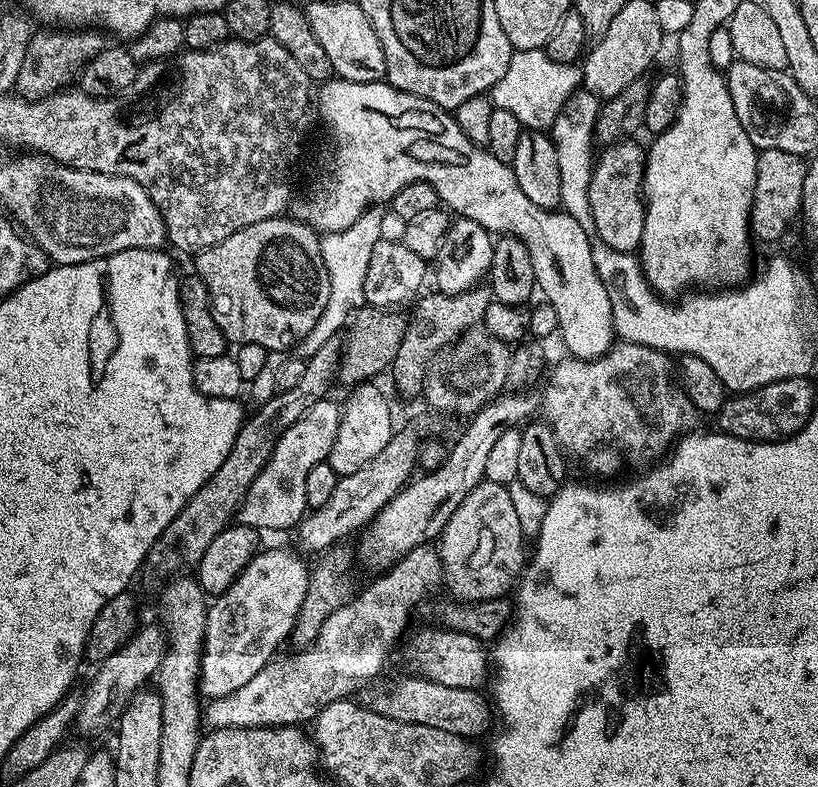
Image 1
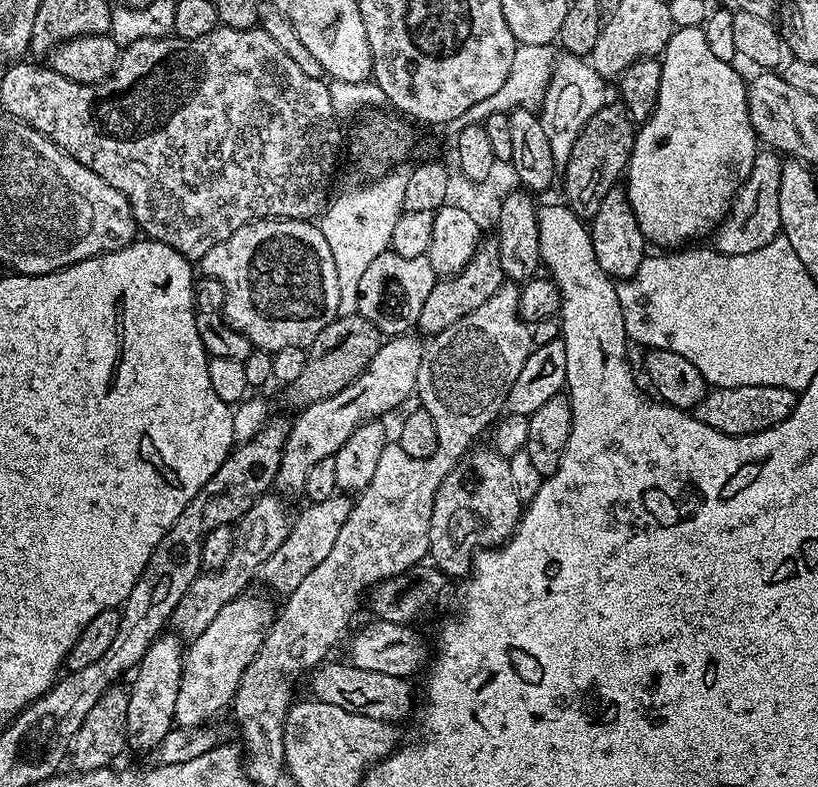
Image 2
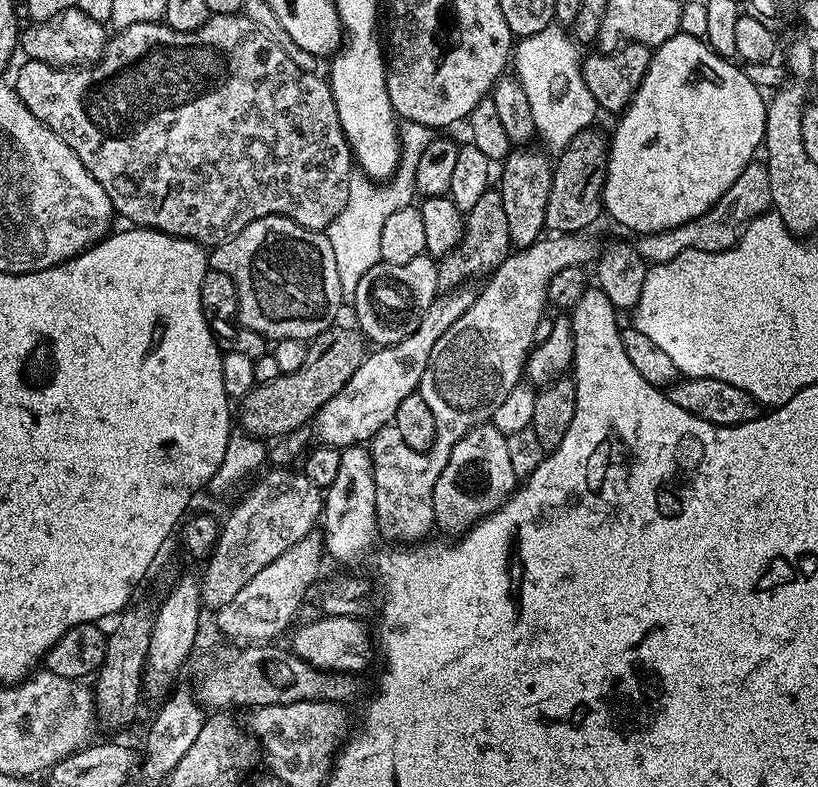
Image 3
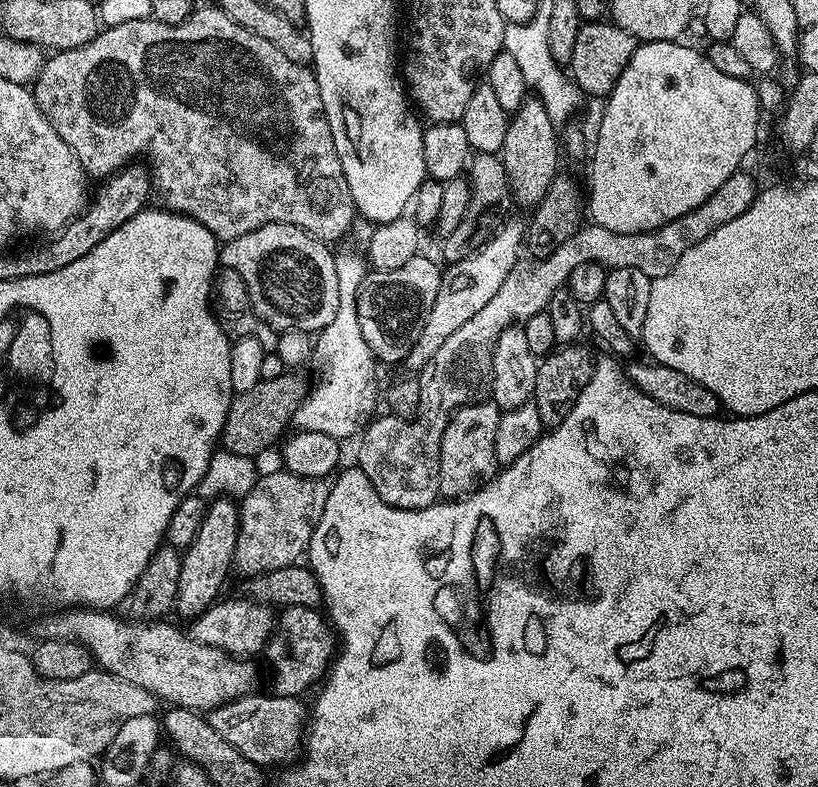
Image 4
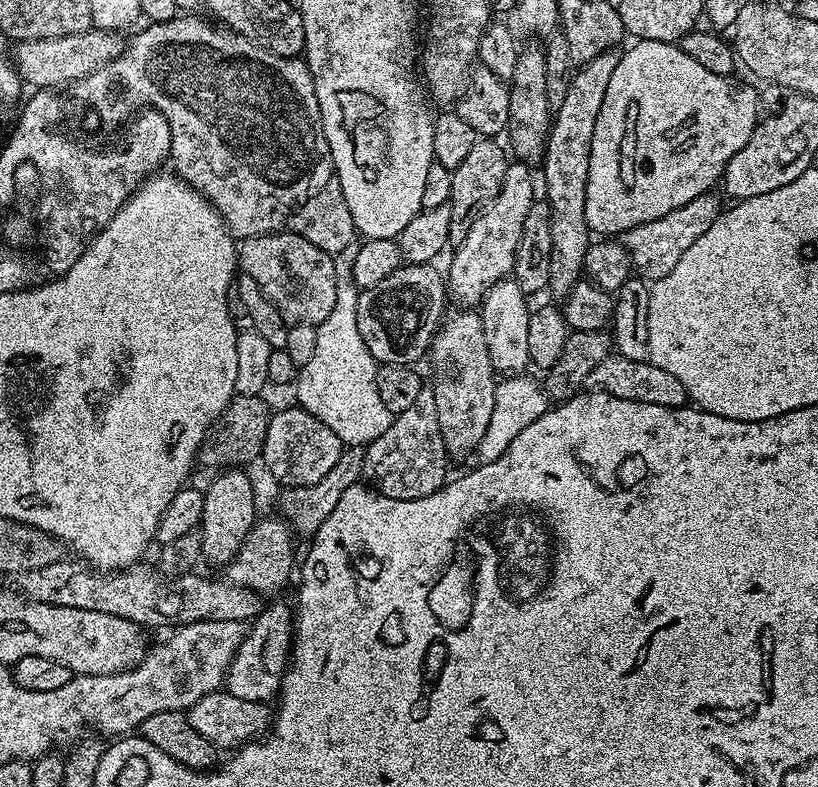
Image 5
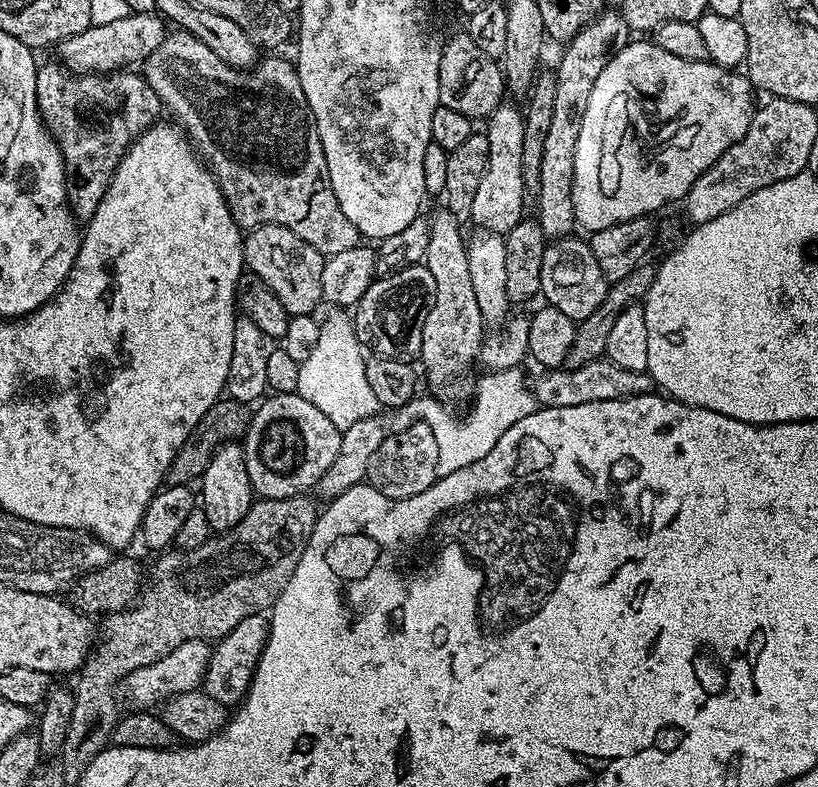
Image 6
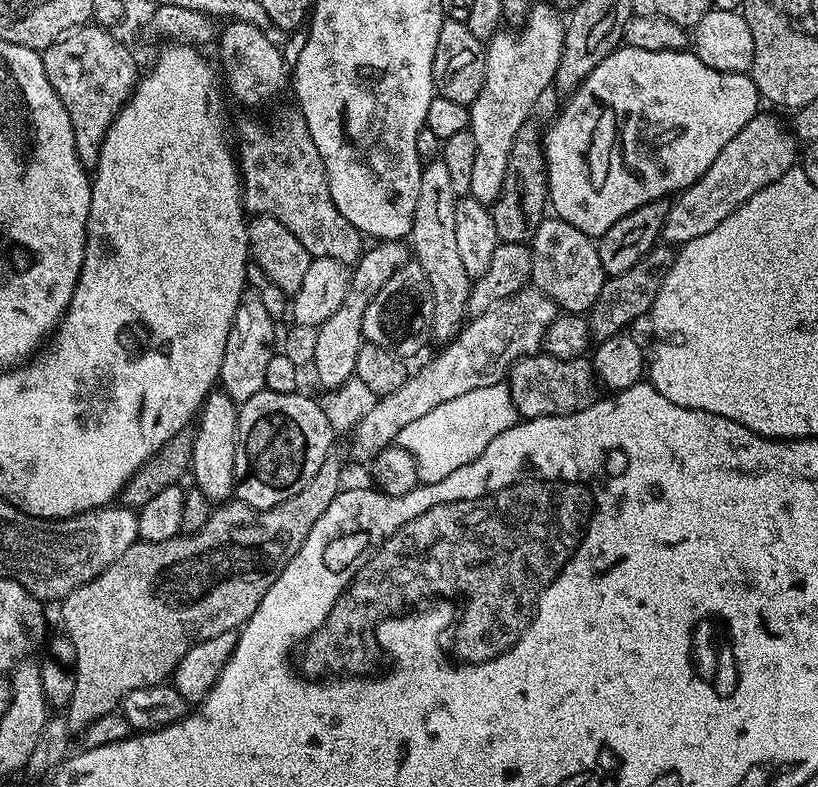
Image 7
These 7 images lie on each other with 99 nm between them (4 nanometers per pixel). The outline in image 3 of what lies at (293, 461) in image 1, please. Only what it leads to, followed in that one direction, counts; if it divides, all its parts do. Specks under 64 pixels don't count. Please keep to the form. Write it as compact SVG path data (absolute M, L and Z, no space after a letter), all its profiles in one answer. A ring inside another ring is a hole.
M457 286L443 294L437 295L436 300L422 314L422 322L418 322L418 330L397 344L377 347L376 352L369 351L358 370L338 390L330 402L326 402L318 409L310 428L315 439L320 444L328 444L331 448L343 449L345 446L360 446L371 436L376 436L384 427L391 425L398 414L398 406L403 399L410 398L410 394L419 389L422 374L426 370L426 362L430 358L430 350L434 350L434 342L470 310L476 301L477 289L472 286Z

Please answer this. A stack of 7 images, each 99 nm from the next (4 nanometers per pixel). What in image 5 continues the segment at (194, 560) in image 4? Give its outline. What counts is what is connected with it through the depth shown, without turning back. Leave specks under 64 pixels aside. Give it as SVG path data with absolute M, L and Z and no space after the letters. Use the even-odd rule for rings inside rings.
M229 467L216 474L213 485L203 492L202 518L198 531L202 538L203 559L212 564L228 565L238 554L242 542L246 542L246 534L250 534L258 519L256 488L244 472L247 471L243 467Z

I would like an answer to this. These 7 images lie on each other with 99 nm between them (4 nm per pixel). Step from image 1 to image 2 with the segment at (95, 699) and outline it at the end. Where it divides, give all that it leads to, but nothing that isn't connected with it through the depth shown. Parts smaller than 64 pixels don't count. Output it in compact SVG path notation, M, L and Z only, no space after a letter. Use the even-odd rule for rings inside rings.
M265 494L235 525L234 531L234 550L230 552L230 558L215 570L201 571L199 576L190 582L190 587L186 589L186 594L182 594L178 606L174 606L174 614L170 621L170 628L175 635L179 636L181 641L190 642L214 622L214 618L234 598L245 595L248 583L252 579L257 579L258 573L263 569L264 563L267 562L286 542L286 534L290 527L290 515L285 501L276 494Z

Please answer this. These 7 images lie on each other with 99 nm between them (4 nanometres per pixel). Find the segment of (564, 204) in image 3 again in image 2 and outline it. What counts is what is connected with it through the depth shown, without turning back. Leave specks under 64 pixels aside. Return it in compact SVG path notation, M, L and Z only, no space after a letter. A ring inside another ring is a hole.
M605 102L602 110L582 126L574 150L570 152L567 164L562 168L562 184L564 180L564 196L569 208L581 218L590 218L602 206L602 198L617 187L625 175L628 159L632 157L636 141L637 125L632 115L625 110L623 103Z

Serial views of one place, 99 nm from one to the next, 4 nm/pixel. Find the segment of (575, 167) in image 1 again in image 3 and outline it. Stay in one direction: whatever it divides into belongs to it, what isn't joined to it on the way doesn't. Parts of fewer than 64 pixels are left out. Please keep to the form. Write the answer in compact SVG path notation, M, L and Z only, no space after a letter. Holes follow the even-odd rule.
M550 26L546 30L538 30L538 34L517 39L514 44L514 69L515 75L520 81L522 90L526 90L526 98L530 102L530 111L534 114L534 126L539 143L549 153L558 154L570 146L570 138L578 134L584 128L593 127L592 119L598 115L598 109L594 102L594 94L590 94L586 82L582 78L582 52L579 47L567 35L560 32L556 26Z

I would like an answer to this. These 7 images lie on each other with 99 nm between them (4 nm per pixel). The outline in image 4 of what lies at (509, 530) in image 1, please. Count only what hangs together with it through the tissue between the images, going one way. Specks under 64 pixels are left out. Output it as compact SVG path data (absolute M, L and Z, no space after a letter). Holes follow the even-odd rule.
M484 398L457 408L449 416L448 425L440 439L438 482L441 497L467 498L472 492L477 492L484 484L492 481L498 471L496 435L501 415L501 408L493 404L491 399Z

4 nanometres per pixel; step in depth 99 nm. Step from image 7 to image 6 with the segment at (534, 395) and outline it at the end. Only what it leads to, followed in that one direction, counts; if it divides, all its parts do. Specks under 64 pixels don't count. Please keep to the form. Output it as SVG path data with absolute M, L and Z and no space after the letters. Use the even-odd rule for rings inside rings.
M607 358L586 362L586 366L578 366L574 369L554 368L540 375L544 376L538 377L536 384L534 380L534 391L537 405L545 408L582 406L586 402L606 402L631 396L647 396L654 388L652 377L647 372L626 370Z

